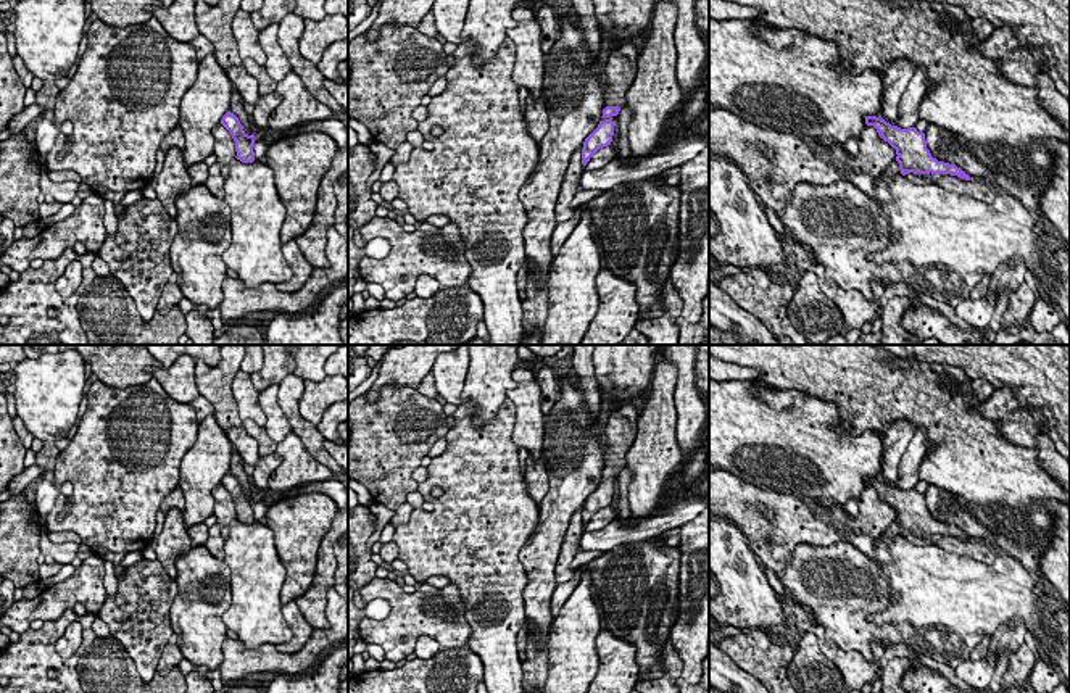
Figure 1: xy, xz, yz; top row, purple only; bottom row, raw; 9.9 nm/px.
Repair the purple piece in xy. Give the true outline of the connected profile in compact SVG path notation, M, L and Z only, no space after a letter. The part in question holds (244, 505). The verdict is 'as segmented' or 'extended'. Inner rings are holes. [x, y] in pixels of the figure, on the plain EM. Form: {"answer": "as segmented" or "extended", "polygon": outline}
{"answer": "as segmented", "polygon": "M227 472L222 480L221 485L230 493L234 503L235 503L235 512L237 512L237 521L240 521L242 524L253 524L255 522L255 512L253 512L253 506L255 506L255 496L248 496L243 492L243 487L240 485L238 479Z"}

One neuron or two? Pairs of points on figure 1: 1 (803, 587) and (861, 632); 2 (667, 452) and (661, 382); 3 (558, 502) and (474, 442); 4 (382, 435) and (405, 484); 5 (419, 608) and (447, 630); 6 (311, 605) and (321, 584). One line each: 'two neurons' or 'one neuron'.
1: one neuron
2: one neuron
3: two neurons
4: one neuron
5: one neuron
6: one neuron

